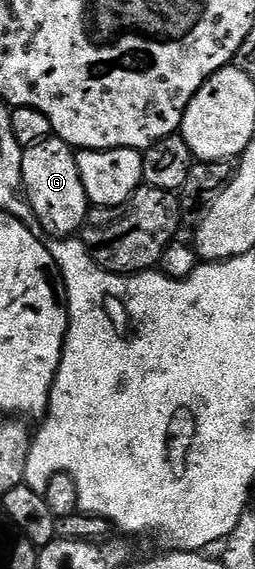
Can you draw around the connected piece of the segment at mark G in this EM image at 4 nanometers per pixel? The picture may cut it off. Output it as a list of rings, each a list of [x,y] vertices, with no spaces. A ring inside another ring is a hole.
[[[50,138],[35,142],[22,151],[21,187],[25,190],[34,221],[38,225],[41,223],[42,233],[50,232],[48,235],[53,238],[73,238],[80,233],[91,205],[87,190],[83,190],[83,178],[79,178],[77,152],[66,140]]]

